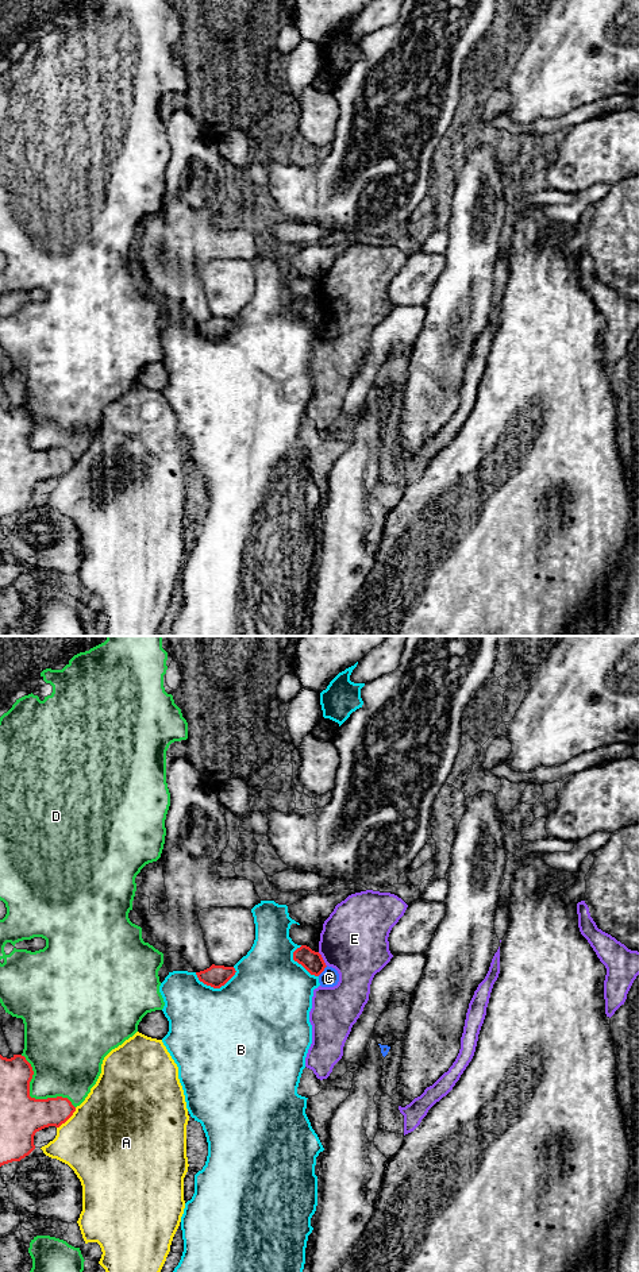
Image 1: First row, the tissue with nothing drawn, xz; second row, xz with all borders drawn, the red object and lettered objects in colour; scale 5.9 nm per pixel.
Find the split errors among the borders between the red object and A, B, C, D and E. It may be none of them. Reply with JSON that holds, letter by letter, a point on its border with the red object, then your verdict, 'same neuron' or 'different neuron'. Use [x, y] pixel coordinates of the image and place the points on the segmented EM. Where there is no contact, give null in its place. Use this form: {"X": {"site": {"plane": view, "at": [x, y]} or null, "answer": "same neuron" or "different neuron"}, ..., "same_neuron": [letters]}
{"A": {"site": {"plane": "xz", "at": [68, 1118]}, "answer": "different neuron"}, "B": {"site": {"plane": "xz", "at": [214, 987]}, "answer": "different neuron"}, "C": {"site": {"plane": "xz", "at": [322, 971]}, "answer": "different neuron"}, "D": {"site": {"plane": "xz", "at": [33, 1098]}, "answer": "different neuron"}, "E": {"site": {"plane": "xz", "at": [322, 959]}, "answer": "different neuron"}, "same_neuron": []}

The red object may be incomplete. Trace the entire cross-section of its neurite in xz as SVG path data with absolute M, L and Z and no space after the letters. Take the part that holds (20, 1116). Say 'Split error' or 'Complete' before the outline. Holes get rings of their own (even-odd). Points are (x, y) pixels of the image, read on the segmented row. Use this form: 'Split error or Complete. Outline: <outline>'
Complete. Outline: M0 1055L0 1167L28 1156L35 1149L34 1136L36 1132L49 1126L59 1128L76 1111L68 1098L31 1098L32 1075L32 1067L24 1056L14 1055L7 1059Z

